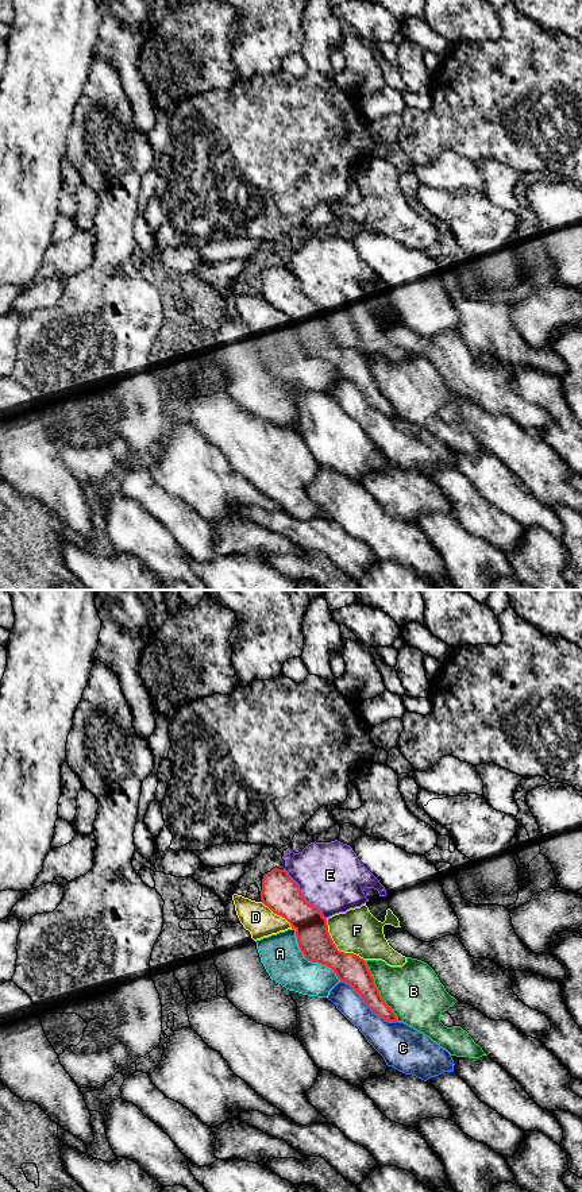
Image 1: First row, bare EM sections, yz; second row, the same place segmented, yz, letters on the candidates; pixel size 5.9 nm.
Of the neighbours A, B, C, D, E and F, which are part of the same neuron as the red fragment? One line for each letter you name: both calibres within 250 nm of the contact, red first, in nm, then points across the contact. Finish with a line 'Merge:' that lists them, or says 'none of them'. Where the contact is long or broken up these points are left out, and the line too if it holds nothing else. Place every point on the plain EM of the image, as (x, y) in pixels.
Merge: none of them

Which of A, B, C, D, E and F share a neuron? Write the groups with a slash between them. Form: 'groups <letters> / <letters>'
groups A D / B / C / E F

